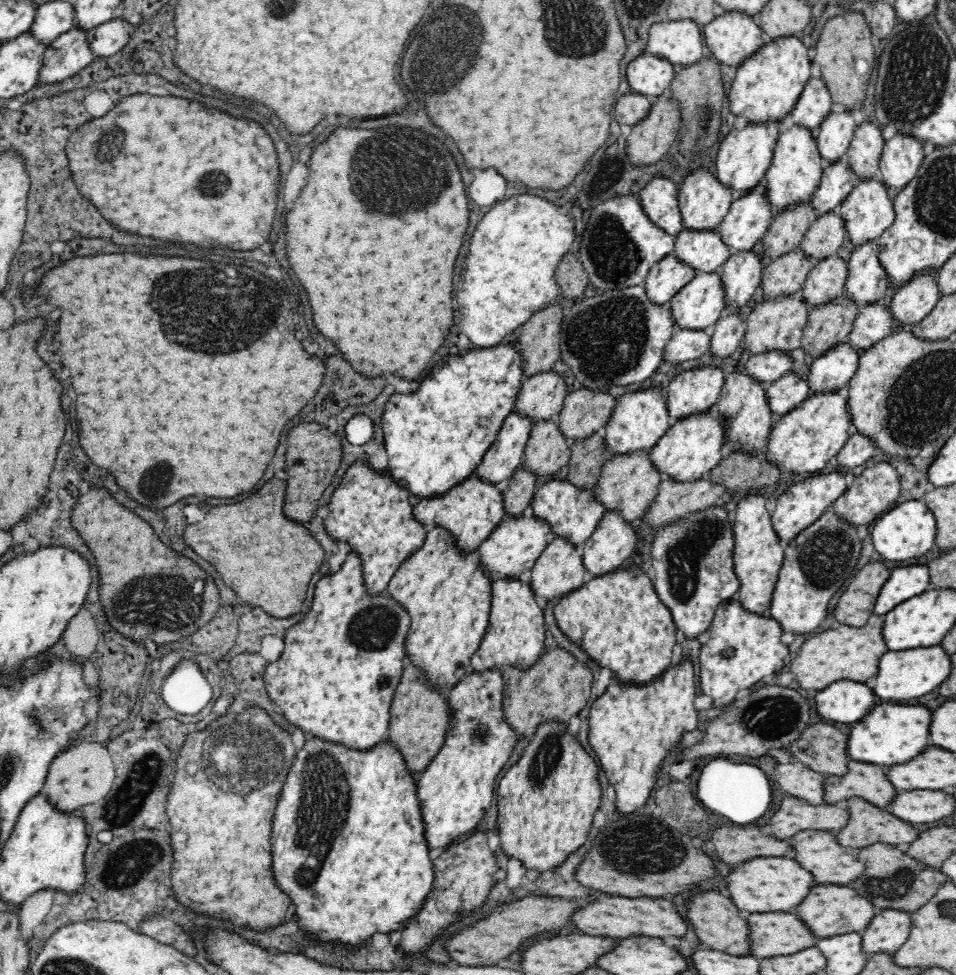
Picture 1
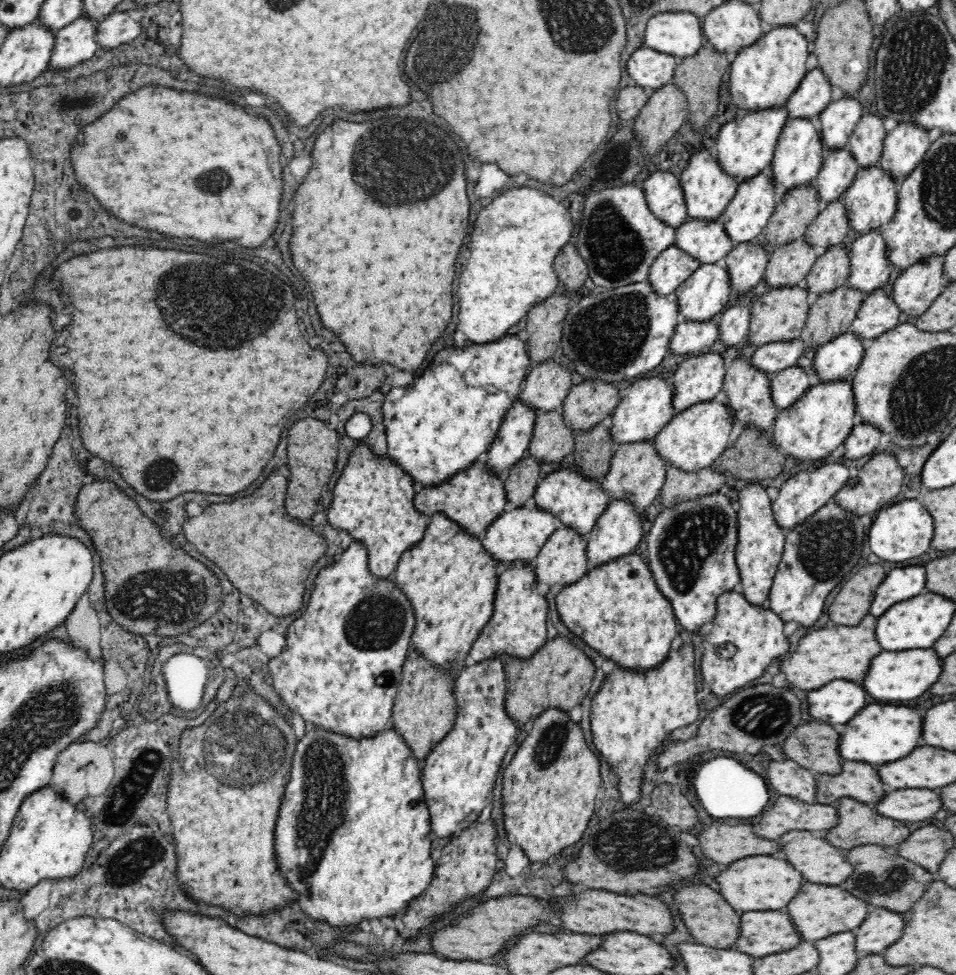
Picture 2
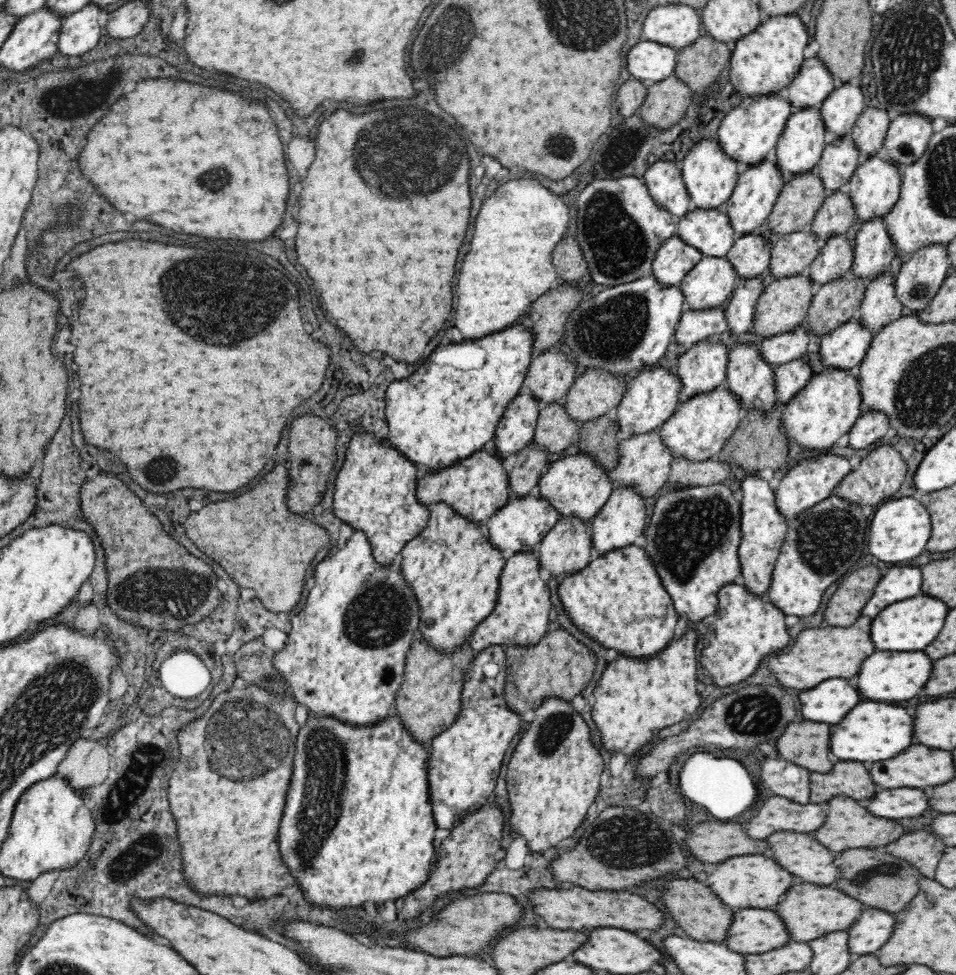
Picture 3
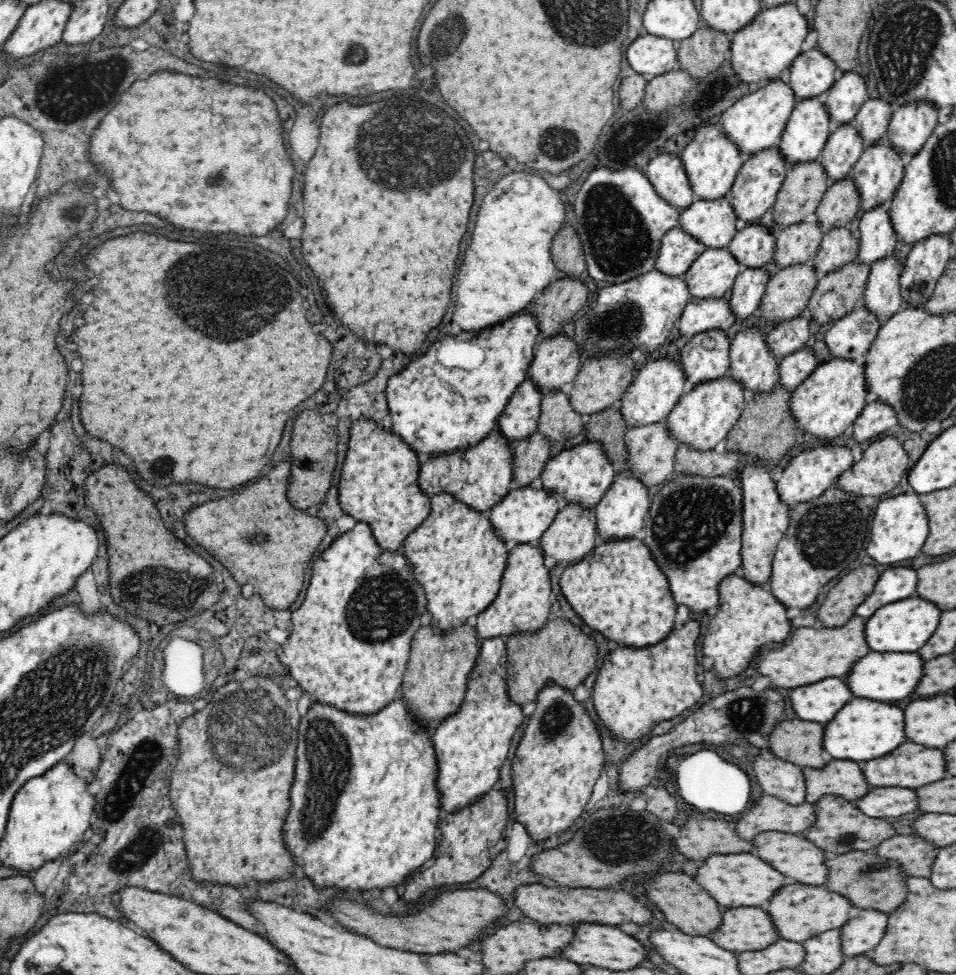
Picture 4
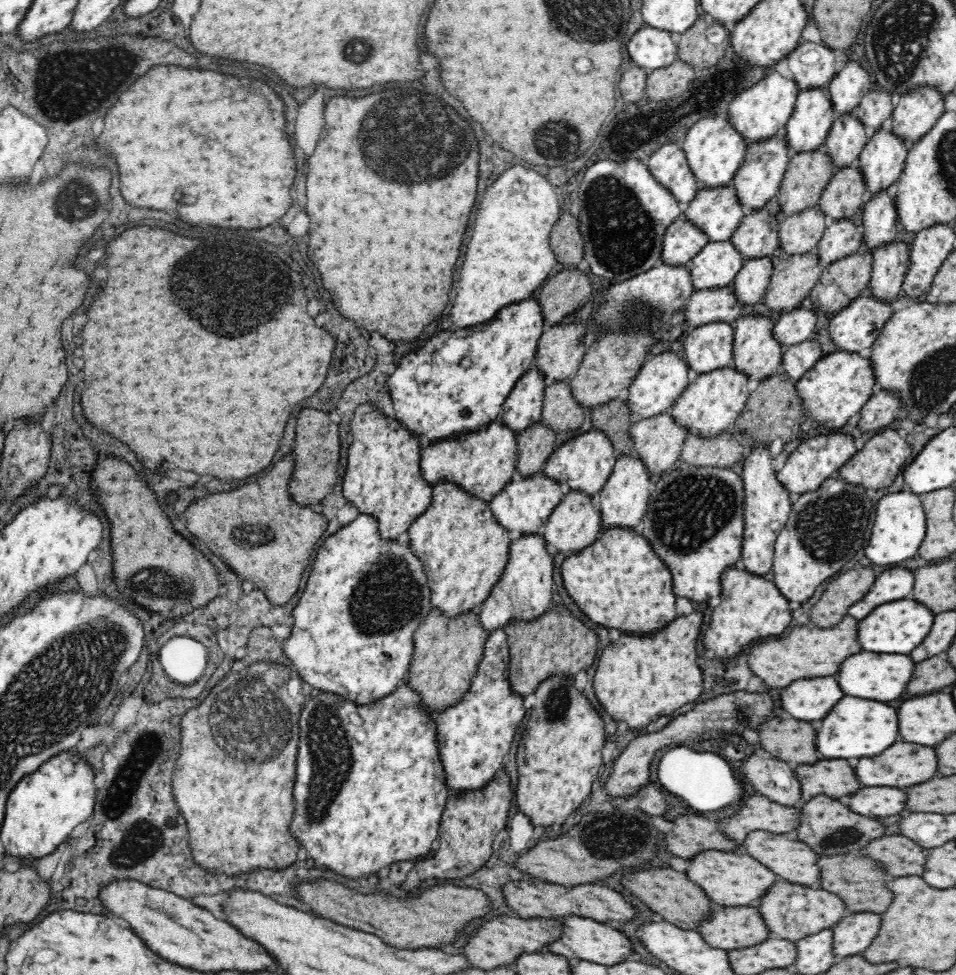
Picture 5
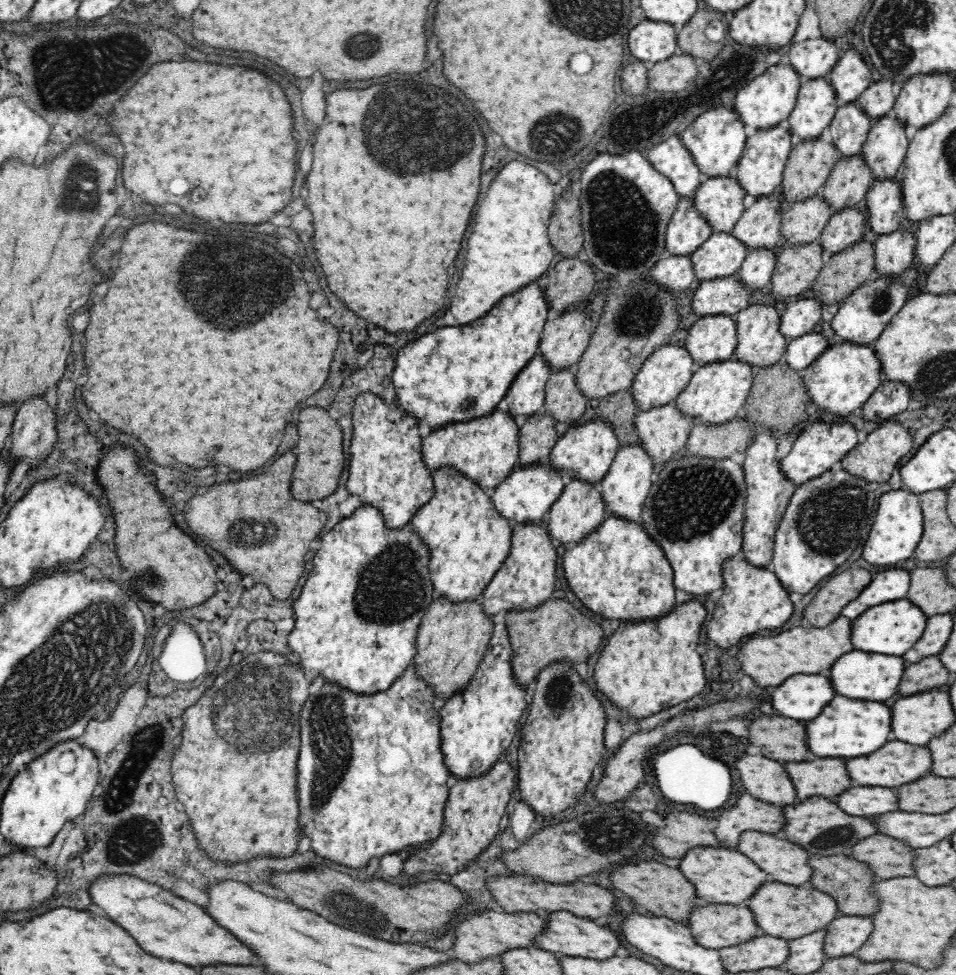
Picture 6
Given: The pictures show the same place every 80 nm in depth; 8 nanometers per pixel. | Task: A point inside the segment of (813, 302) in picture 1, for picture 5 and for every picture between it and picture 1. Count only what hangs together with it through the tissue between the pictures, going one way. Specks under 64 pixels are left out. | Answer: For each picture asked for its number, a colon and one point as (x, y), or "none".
2: (831, 271)
3: (834, 261)
4: (838, 248)
5: (841, 239)

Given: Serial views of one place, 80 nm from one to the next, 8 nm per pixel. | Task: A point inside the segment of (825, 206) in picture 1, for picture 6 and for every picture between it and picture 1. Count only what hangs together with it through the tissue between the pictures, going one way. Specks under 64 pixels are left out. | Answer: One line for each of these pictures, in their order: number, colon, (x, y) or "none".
2: (838, 171)
3: (840, 159)
4: (844, 147)
5: (847, 138)
6: (849, 130)

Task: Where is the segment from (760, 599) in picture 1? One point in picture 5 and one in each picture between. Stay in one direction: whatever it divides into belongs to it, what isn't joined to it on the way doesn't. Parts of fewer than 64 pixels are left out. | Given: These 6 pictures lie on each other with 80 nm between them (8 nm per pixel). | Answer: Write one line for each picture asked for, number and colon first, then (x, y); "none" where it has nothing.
2: (760, 542)
3: (763, 530)
4: (765, 521)
5: (767, 505)

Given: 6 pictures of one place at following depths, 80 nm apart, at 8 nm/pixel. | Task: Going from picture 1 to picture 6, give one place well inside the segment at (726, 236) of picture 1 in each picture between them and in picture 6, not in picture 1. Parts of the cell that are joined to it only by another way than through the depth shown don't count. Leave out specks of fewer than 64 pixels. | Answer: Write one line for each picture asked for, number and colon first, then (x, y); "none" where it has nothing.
2: (746, 217)
3: (757, 190)
4: (756, 186)
5: (757, 182)
6: (760, 171)

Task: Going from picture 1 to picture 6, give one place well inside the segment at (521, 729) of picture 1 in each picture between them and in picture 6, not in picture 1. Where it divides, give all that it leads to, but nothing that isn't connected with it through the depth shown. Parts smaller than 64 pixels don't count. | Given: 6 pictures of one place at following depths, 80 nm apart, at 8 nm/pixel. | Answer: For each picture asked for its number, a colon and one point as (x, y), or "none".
2: (559, 676)
3: (560, 666)
4: (560, 654)
5: (557, 646)
6: (556, 631)

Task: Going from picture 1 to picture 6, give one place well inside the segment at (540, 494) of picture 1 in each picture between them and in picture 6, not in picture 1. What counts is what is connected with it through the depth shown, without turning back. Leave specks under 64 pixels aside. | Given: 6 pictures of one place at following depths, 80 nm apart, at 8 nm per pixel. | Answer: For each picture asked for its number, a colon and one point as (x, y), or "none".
2: (578, 503)
3: (576, 486)
4: (583, 474)
5: (584, 463)
6: (585, 452)

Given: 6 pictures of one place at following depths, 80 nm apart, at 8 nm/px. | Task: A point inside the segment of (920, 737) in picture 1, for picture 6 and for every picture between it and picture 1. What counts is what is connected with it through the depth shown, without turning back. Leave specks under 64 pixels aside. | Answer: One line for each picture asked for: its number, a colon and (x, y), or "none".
2: (879, 734)
3: (872, 732)
4: (863, 730)
5: (856, 728)
6: (846, 728)

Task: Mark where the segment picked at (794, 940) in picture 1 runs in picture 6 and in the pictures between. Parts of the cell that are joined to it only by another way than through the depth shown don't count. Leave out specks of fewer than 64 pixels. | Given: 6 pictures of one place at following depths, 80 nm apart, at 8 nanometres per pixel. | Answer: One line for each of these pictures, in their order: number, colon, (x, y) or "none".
2: (761, 933)
3: (755, 931)
4: (745, 929)
5: (728, 929)
6: (716, 926)

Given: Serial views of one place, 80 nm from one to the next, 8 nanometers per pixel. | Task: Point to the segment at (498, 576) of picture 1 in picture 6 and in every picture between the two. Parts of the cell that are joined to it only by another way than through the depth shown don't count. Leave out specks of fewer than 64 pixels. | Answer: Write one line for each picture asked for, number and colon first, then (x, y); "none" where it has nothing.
2: (517, 535)
3: (518, 527)
4: (523, 515)
5: (523, 507)
6: (528, 493)

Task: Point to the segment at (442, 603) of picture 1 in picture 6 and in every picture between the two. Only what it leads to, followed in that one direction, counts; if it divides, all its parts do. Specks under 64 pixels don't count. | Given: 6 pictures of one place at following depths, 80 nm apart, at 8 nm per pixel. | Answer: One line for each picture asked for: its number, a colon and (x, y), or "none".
2: (449, 578)
3: (454, 571)
4: (456, 556)
5: (463, 550)
6: (467, 541)

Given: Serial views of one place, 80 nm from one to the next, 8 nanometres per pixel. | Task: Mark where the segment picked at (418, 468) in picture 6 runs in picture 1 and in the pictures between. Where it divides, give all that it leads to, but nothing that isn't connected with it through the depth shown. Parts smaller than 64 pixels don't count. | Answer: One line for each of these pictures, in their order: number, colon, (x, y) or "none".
1: (370, 512)
2: (372, 501)
3: (375, 489)
4: (378, 485)
5: (382, 478)

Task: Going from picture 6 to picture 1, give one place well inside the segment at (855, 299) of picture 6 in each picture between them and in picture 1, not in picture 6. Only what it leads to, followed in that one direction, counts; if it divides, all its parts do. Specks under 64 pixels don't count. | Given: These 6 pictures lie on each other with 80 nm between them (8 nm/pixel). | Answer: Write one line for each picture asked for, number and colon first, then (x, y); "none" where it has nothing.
1: (831, 373)
2: (837, 360)
3: (844, 349)
4: (849, 338)
5: (855, 329)

